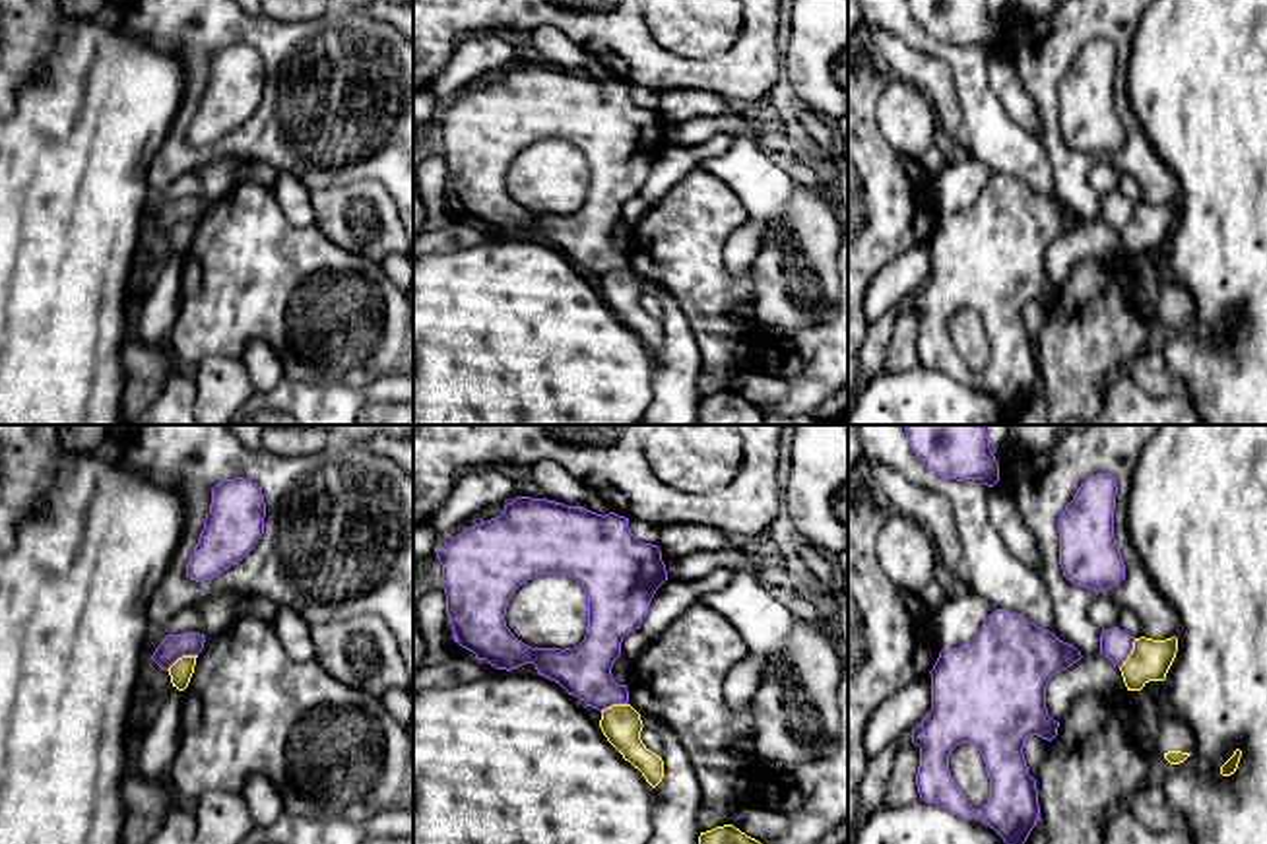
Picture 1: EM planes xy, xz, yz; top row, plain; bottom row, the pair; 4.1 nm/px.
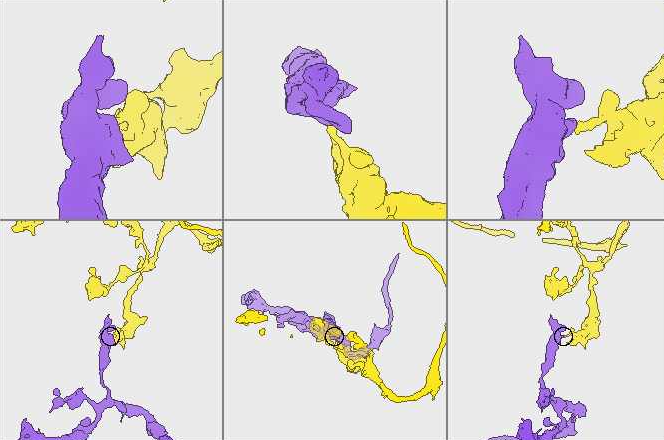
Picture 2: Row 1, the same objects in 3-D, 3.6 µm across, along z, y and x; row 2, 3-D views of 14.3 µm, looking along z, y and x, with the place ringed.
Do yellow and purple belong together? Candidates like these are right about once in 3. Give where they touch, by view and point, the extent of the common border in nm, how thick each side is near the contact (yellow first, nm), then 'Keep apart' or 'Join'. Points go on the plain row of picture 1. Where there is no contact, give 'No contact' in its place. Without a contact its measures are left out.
Touches yellow at xy (181, 224). Shared border 140 nm. Thickness 90 nm (yellow) against 110 nm. Keep apart

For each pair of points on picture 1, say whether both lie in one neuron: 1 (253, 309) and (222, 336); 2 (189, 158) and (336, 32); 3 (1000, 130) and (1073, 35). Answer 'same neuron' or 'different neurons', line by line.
1: same neuron
2: same neuron
3: different neurons

